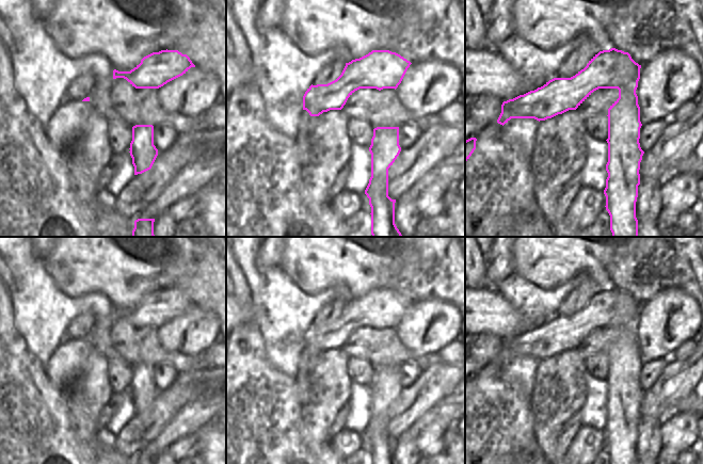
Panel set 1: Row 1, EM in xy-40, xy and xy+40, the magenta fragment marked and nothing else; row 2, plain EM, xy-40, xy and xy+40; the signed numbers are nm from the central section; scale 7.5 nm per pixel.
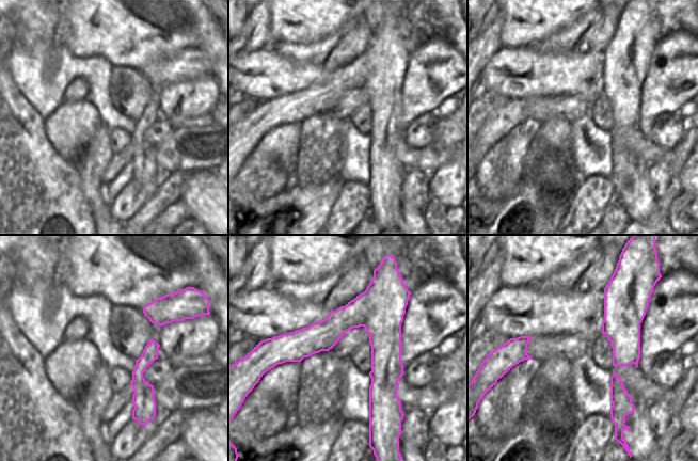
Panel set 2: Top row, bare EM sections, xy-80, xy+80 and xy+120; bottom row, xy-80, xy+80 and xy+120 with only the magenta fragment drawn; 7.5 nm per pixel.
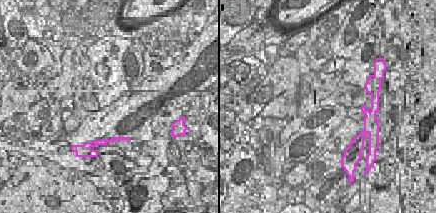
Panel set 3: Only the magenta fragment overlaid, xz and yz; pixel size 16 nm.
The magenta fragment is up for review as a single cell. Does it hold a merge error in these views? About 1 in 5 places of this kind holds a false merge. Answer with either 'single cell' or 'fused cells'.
fused cells

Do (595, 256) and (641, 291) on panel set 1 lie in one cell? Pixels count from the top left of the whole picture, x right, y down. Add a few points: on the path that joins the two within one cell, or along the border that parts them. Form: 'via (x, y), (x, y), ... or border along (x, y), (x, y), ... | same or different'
border along (619, 248), (608, 265), (611, 286) | different

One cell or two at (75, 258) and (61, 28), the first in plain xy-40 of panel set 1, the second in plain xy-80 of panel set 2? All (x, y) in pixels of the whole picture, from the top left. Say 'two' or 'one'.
two

